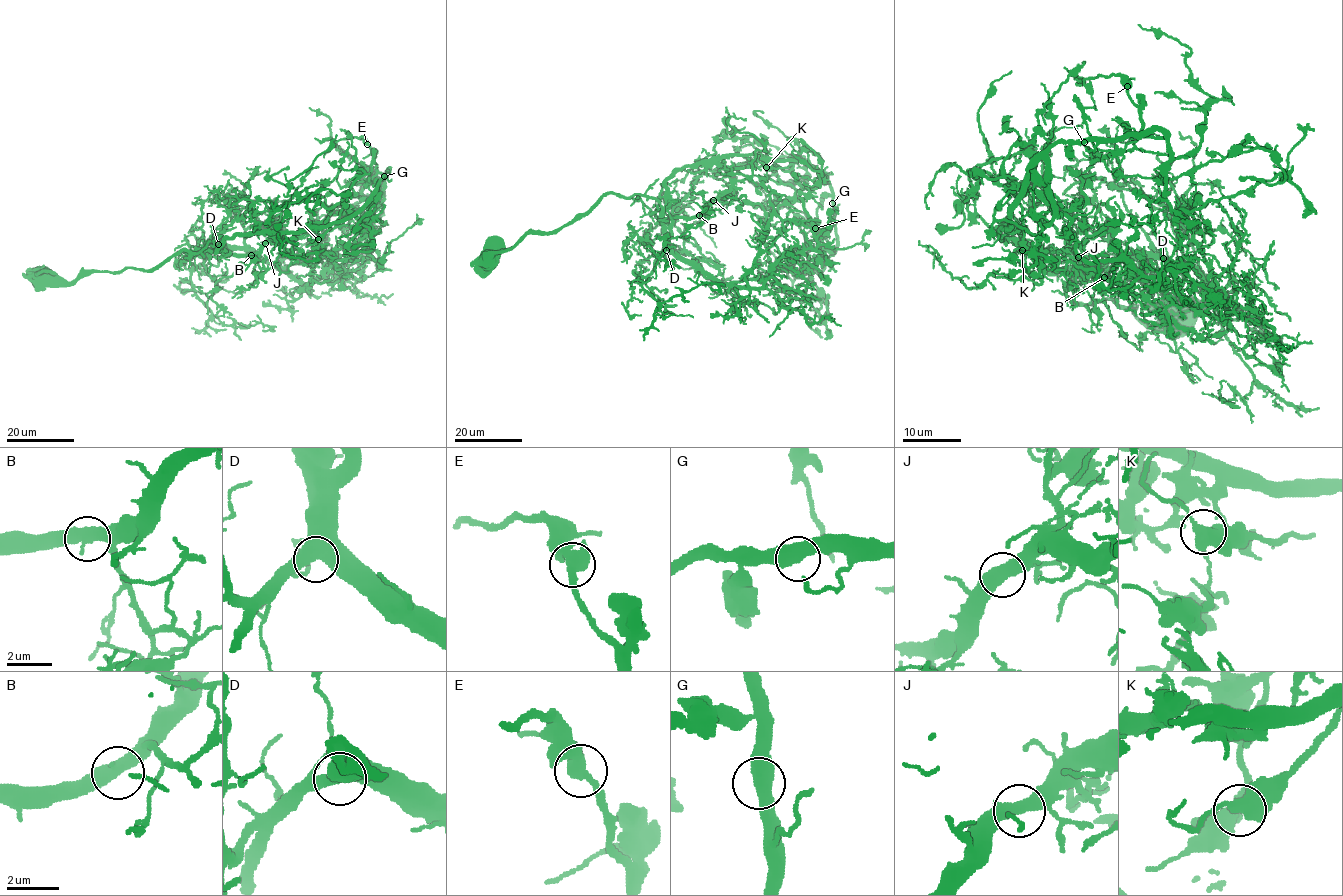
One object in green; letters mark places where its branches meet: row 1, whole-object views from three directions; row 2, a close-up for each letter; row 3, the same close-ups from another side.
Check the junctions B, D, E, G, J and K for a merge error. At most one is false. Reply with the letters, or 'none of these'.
none of these

